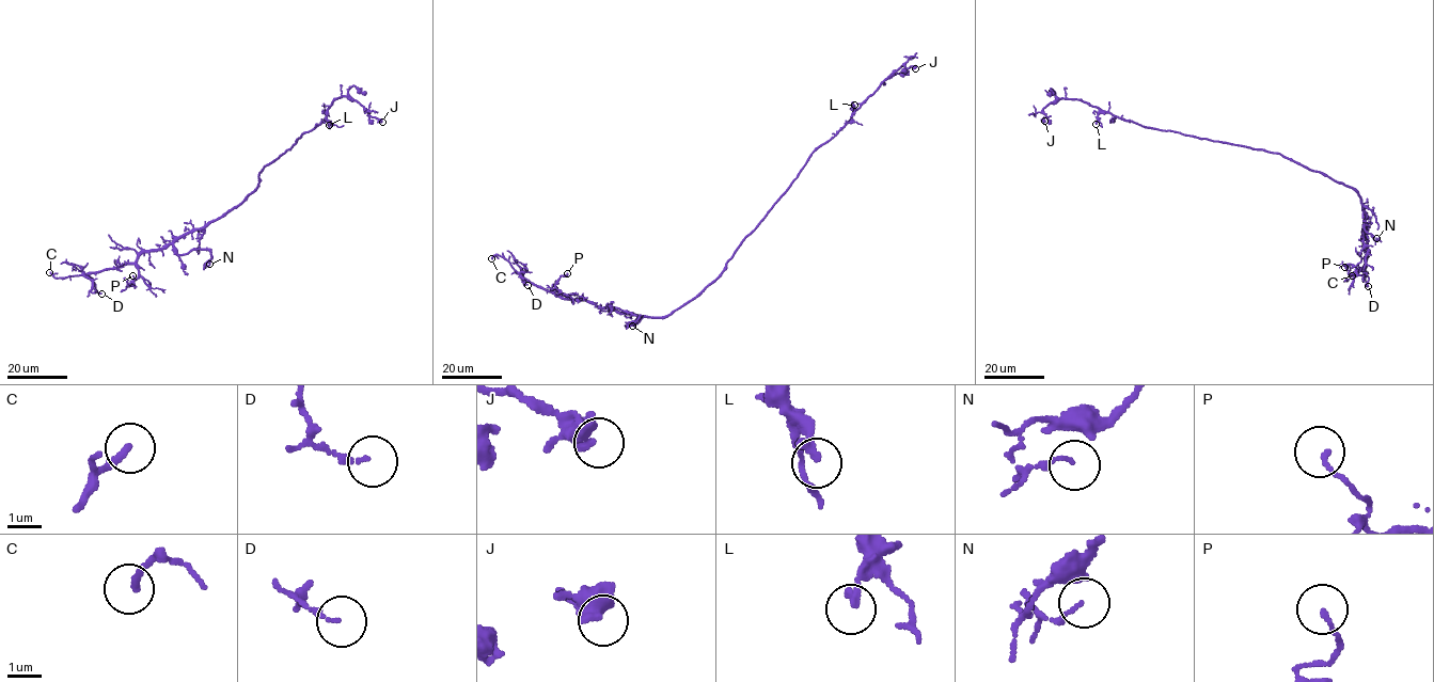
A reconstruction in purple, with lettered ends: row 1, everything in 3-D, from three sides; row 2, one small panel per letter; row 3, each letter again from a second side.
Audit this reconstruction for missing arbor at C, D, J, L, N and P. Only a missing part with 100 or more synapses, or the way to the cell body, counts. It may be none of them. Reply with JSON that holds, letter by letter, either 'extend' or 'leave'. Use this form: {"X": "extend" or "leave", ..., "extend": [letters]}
{"C": "extend", "D": "leave", "J": "leave", "L": "leave", "N": "leave", "P": "leave", "extend": ["C"]}

